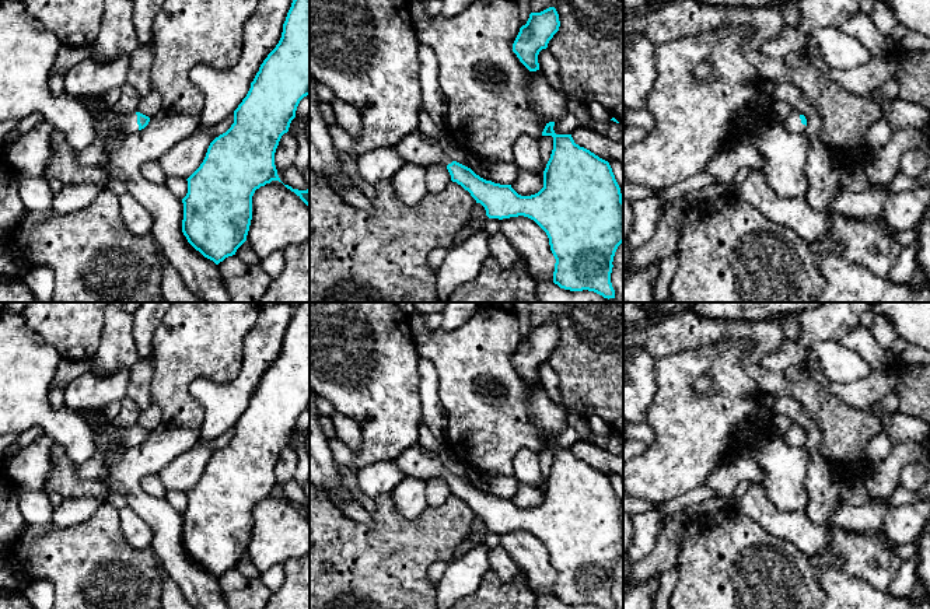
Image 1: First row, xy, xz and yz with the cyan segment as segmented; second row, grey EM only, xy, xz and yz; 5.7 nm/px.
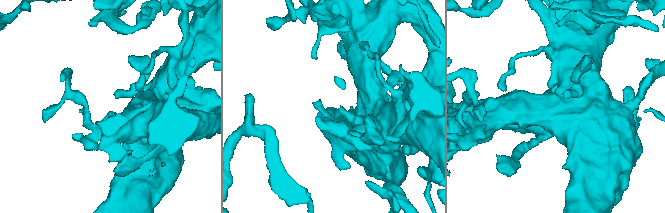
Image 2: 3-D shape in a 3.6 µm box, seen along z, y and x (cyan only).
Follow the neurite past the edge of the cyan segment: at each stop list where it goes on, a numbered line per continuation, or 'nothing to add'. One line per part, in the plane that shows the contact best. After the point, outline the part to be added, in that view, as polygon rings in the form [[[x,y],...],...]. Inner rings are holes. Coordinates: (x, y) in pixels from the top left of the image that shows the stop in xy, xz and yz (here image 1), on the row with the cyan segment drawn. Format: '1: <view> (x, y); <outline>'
1: xy (128, 123); [[[85,95],[78,98],[78,101],[87,108],[91,109],[98,119],[106,120],[111,123],[112,132],[123,130],[127,134],[139,132],[137,115],[119,115],[104,101],[104,97]]]

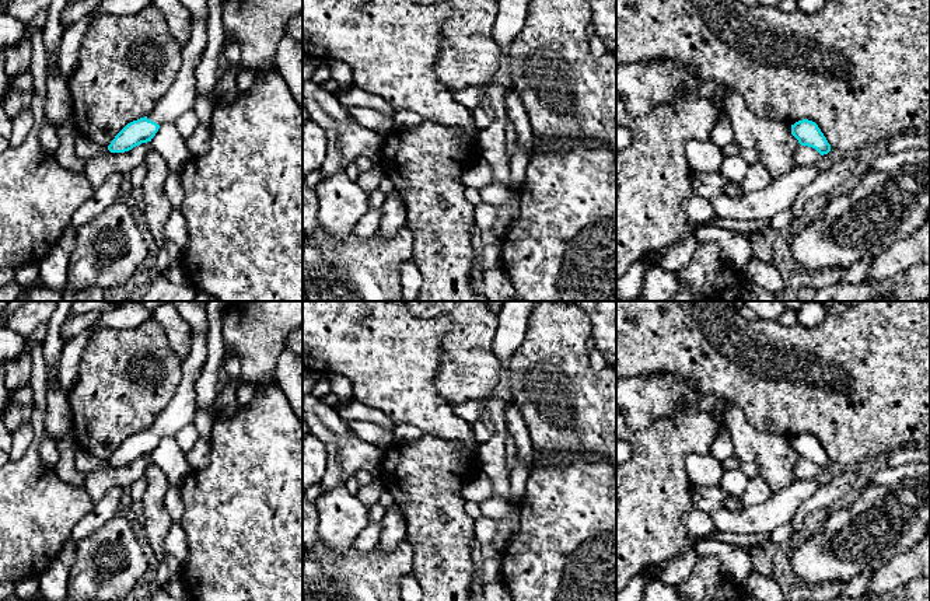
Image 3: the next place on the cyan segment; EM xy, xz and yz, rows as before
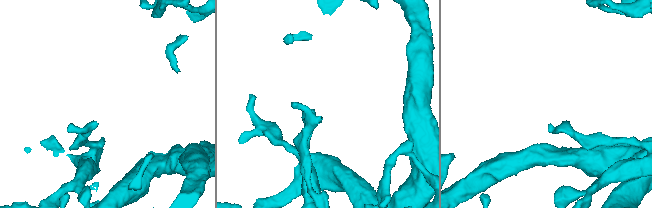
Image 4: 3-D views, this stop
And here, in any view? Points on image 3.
1: xy (181, 97); [[[181,0],[190,13],[190,38],[182,46],[182,64],[168,92],[147,115],[157,125],[175,122],[183,112],[193,109],[196,101],[196,67],[207,45],[207,0]]]

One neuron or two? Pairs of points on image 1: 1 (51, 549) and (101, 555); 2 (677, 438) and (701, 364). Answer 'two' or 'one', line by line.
1: one
2: one

